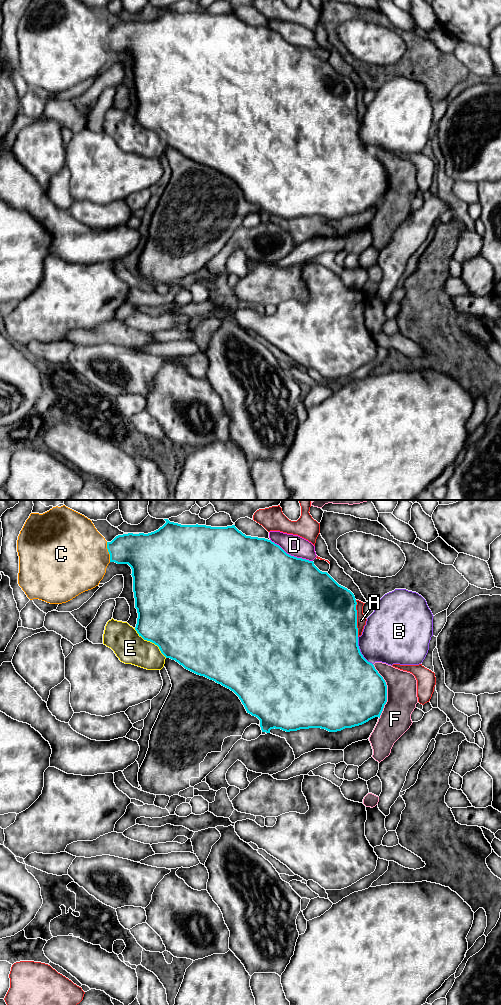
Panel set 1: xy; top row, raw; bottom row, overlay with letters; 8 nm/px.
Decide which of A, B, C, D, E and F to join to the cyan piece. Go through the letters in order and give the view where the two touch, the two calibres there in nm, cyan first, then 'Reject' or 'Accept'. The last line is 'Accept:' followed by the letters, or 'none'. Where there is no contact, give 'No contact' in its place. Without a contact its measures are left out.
A: Touches cyan in xy. Thickness 500 nm (cyan) against 80 nm. Reject
B: Touches cyan in xy. Thickness 500 nm (cyan) against 400 nm. Reject
C: Touches cyan in xy. Thickness 280 nm (cyan) against 480 nm. Reject
D: Touches cyan in xy. Thickness 500 nm (cyan) against 170 nm. Reject
E: Touches cyan in xy. Thickness 500 nm (cyan) against 240 nm. Reject
F: Touches cyan in xy. Thickness 480 nm (cyan) against 260 nm. Reject
Accept: none

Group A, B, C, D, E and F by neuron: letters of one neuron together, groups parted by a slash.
A / B / C / D / E / F

